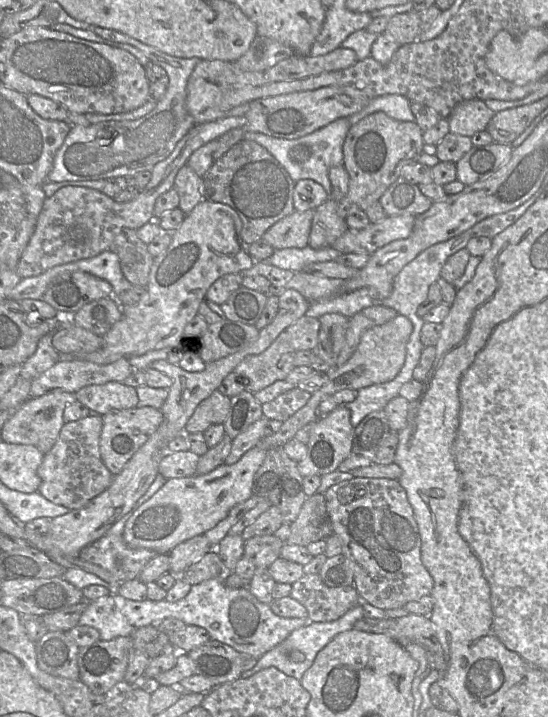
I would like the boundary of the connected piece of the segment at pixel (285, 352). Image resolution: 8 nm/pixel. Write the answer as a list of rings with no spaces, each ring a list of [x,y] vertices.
[[[282,332],[262,353],[246,357],[233,370],[242,377],[246,391],[256,393],[276,381],[285,380],[294,366],[294,353],[290,337]]]

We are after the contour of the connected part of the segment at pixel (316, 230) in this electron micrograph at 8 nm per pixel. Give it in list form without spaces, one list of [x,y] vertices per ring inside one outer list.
[[[329,197],[314,209],[308,246],[315,250],[331,247],[347,229],[344,219],[337,214],[337,202]]]

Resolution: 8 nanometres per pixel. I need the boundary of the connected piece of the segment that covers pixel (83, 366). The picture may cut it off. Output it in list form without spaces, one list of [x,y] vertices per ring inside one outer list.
[[[125,357],[105,365],[78,358],[61,358],[32,383],[31,397],[38,398],[55,391],[76,393],[89,385],[123,382],[134,371]]]

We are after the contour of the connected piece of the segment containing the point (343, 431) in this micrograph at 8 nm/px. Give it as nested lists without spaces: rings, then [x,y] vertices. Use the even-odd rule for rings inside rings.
[[[338,406],[311,424],[307,454],[298,462],[298,470],[303,477],[334,472],[352,449],[351,413],[345,406]]]

